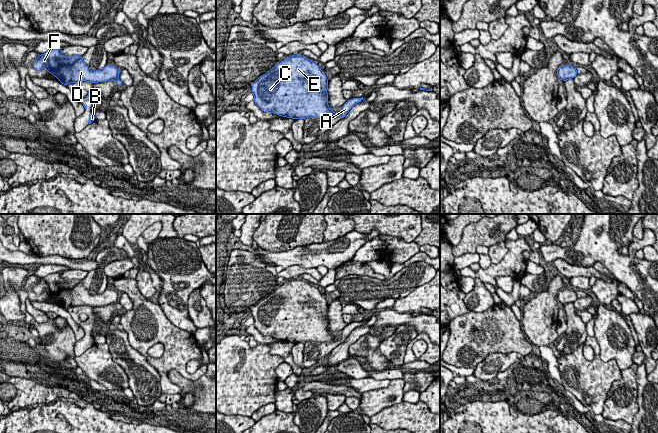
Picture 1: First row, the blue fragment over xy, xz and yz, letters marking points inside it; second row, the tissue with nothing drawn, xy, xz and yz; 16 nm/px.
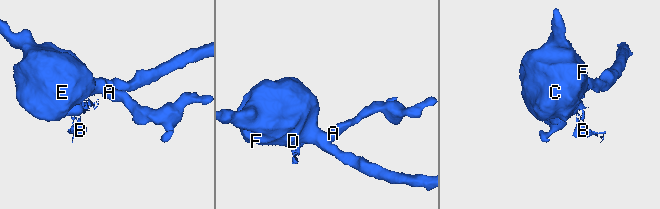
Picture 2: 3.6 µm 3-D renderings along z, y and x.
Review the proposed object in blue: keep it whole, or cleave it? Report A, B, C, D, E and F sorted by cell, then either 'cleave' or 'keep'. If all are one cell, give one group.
A B / C D E F; cleave

